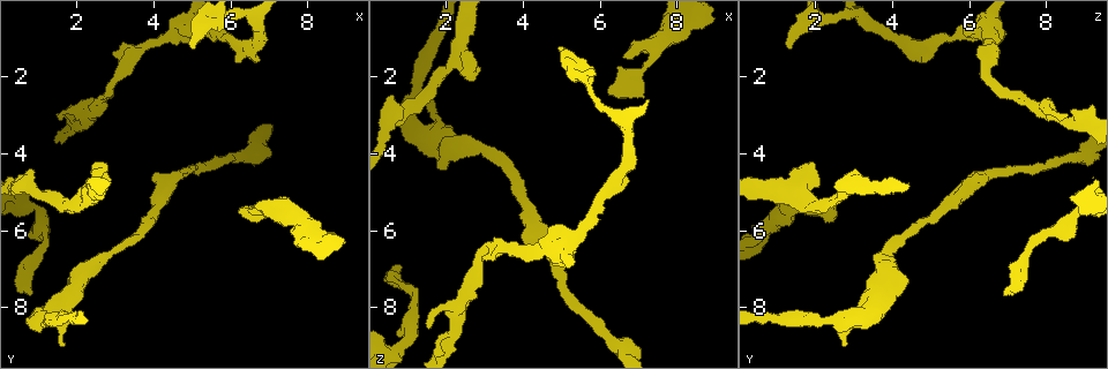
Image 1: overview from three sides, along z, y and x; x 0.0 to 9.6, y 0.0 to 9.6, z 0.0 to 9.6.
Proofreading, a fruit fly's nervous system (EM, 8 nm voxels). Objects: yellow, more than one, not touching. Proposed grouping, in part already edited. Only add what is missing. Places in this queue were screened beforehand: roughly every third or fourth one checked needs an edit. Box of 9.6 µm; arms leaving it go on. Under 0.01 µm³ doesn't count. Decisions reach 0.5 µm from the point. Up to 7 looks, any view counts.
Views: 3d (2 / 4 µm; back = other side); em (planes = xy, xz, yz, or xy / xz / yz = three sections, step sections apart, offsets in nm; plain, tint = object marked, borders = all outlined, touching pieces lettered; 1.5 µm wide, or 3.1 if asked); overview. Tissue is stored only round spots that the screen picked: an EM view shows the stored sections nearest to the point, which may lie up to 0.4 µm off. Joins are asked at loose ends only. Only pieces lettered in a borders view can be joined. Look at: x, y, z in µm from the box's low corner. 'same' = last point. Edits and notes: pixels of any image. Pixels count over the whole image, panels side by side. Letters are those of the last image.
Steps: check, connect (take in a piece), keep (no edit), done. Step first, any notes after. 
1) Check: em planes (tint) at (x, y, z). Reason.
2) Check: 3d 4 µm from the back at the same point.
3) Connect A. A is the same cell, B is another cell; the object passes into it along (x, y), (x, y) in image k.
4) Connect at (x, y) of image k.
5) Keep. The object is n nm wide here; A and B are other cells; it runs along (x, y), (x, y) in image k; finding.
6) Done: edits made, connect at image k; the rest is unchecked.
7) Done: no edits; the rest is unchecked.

Check: 3d 2 µm at (5.00, 1.25, 1.35).

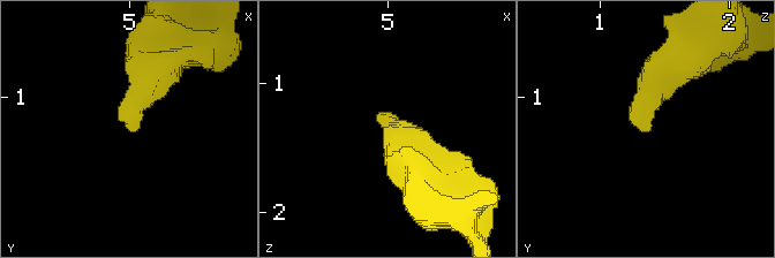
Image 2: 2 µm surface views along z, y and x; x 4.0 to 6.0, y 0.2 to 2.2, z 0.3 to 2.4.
Check: em planes (tint) at (5.02, 1.26, 1.38). Shape alone is not enough.

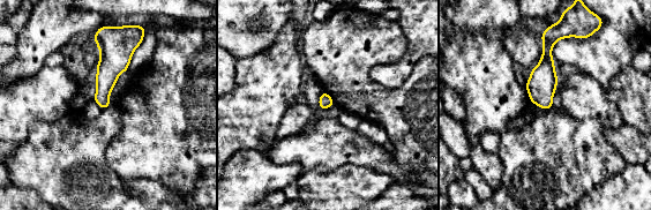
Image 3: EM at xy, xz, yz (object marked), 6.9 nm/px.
Check: em planes (borders) at the same point.

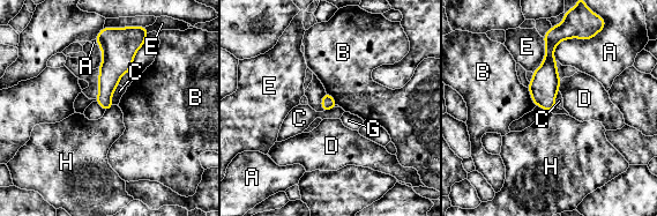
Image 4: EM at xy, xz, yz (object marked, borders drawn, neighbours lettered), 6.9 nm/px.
Keep. A, B, C, D, E, G and H are other cells; a border runs along (118, 84), (112, 96), (112, 104) in image 4; no lettered piece goes on from it.

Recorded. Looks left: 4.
Check: em yz step 8 (borders) at (0.85, 7.65, 6.95). An open end.

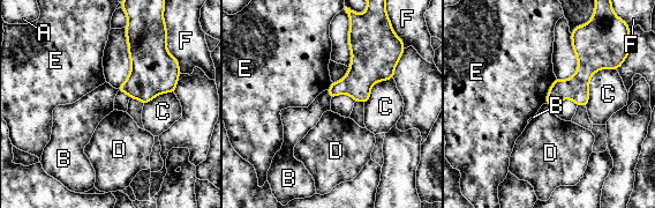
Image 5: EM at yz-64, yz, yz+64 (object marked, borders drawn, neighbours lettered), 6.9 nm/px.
Keep. A, B, C, D, E and F are other cells; it runs along (593, 54), (585, 72), (550, 102) in image 5; no lettered piece goes on from it.

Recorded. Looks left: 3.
Check: 3d 2 µm at (1.65, 8.95, 2.70). Thin end.

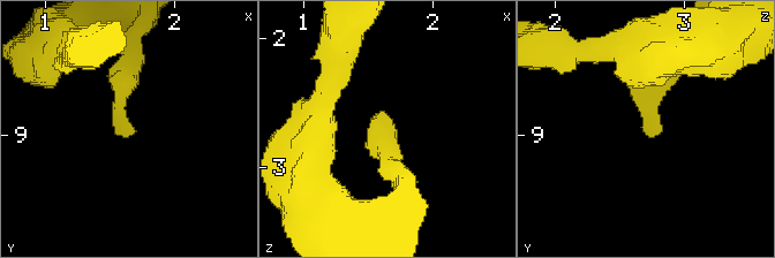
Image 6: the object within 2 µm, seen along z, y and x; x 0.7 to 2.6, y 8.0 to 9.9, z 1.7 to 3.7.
Check: em xy step 8 (tint) at (1.60, 9.00, 2.76). Shape alone is not enough.

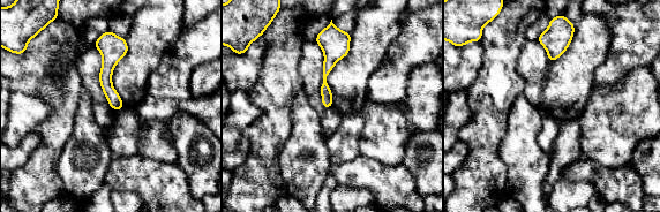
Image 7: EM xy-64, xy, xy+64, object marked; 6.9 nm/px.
Check: em yz step 8 (borders) at the same point. Cut it another way.

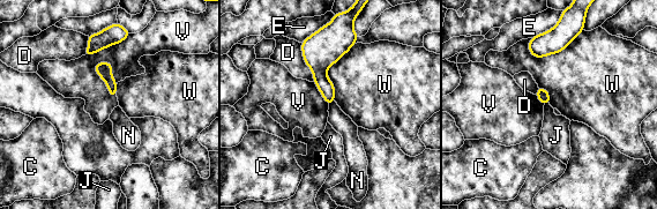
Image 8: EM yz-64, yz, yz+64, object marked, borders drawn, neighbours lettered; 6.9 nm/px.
Keep. C, D, E, J, N, V and W are other cells; a border runs along (334, 101), (329, 104) in image 8; none of them fits.

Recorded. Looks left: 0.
Done: no edits; the rest is unchecked.

